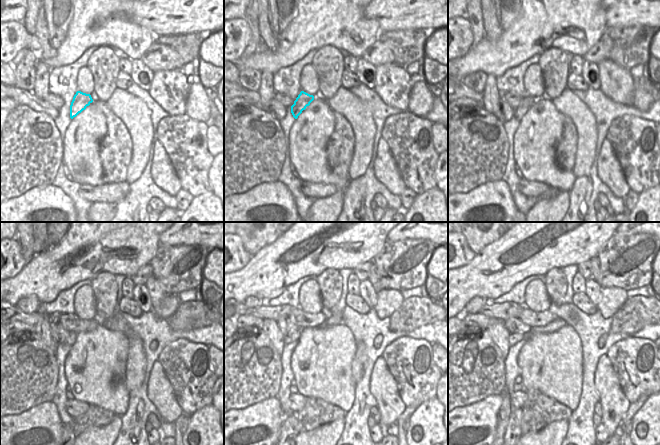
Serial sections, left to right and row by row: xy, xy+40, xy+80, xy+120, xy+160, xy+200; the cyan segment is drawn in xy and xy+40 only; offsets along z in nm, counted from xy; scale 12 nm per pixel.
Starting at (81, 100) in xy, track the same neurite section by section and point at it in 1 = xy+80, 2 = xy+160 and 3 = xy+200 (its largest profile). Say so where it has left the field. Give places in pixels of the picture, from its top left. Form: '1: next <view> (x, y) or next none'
1: next xy+80 (527, 101)
2: next xy+160 (294, 337)
3: next xy+200 (513, 337)

